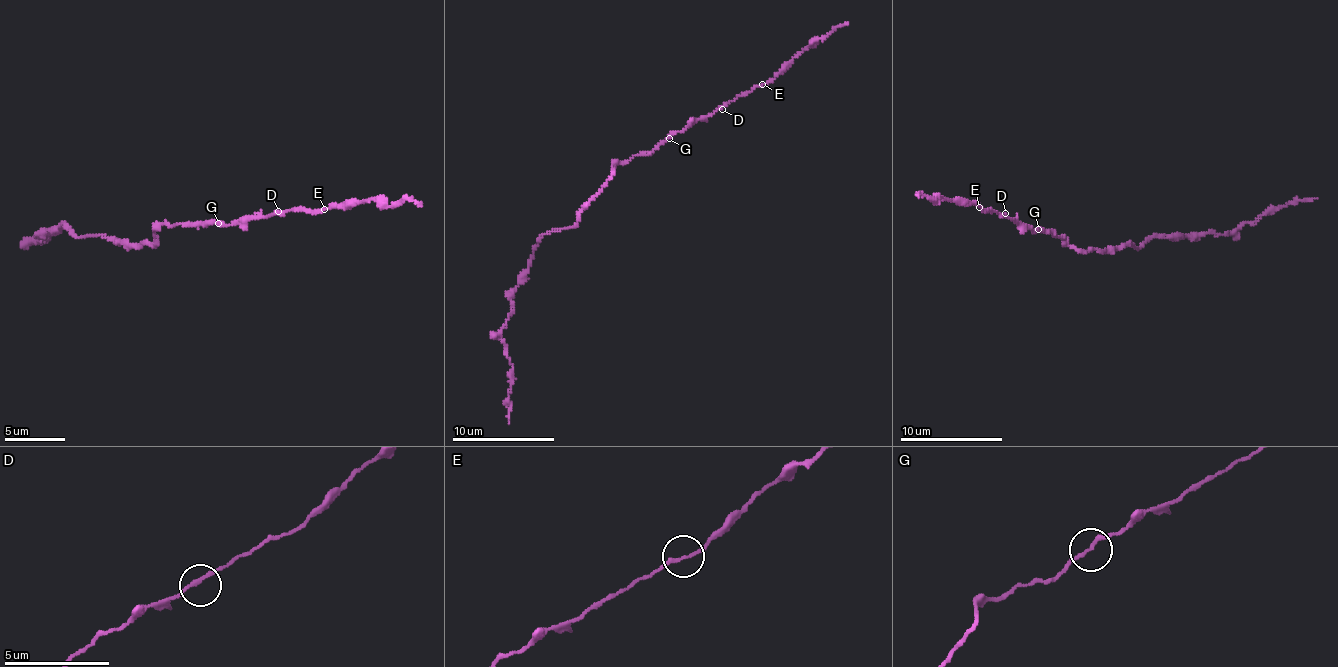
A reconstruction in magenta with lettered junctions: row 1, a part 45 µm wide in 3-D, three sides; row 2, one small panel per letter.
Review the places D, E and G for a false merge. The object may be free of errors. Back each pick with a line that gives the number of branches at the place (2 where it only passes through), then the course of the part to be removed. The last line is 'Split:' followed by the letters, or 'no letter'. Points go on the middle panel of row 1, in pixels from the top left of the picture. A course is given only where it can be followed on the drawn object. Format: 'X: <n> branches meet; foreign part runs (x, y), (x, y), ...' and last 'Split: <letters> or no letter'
Split: no letter

